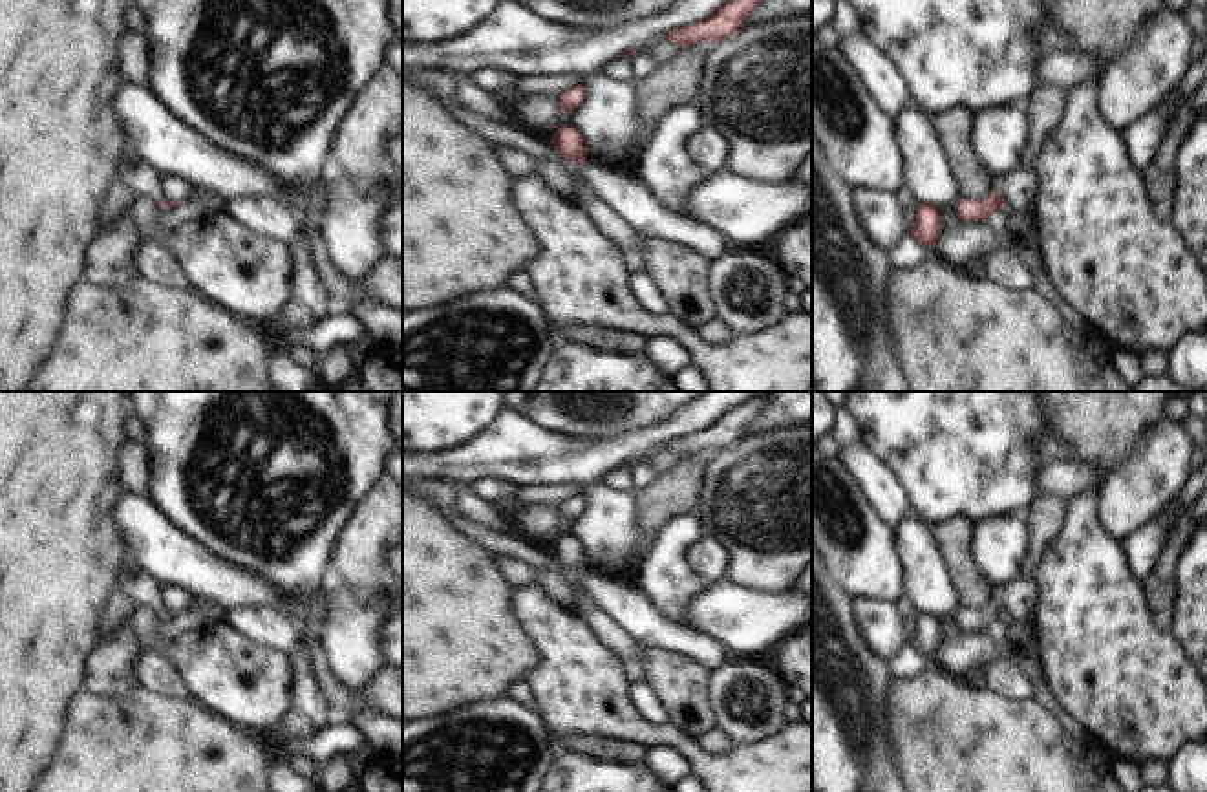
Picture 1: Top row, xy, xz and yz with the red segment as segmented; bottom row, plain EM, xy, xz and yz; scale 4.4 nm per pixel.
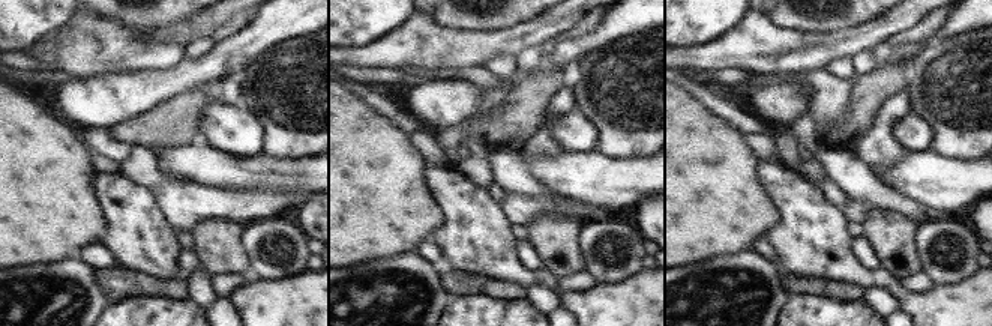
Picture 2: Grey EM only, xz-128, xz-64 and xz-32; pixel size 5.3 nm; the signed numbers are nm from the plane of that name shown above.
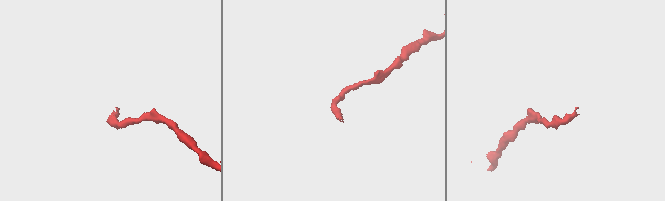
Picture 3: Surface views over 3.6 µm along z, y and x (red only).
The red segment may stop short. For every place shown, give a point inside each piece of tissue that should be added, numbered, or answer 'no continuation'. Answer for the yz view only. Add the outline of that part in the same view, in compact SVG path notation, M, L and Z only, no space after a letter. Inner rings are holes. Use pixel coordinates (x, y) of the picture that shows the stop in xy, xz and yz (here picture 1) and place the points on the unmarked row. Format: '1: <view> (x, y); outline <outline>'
1: yz (1019, 600); outline M1037 567L1031 571L1030 576L1022 576L1013 583L995 587L993 596L1004 609L1006 616L1017 622L1033 624L1039 605Z

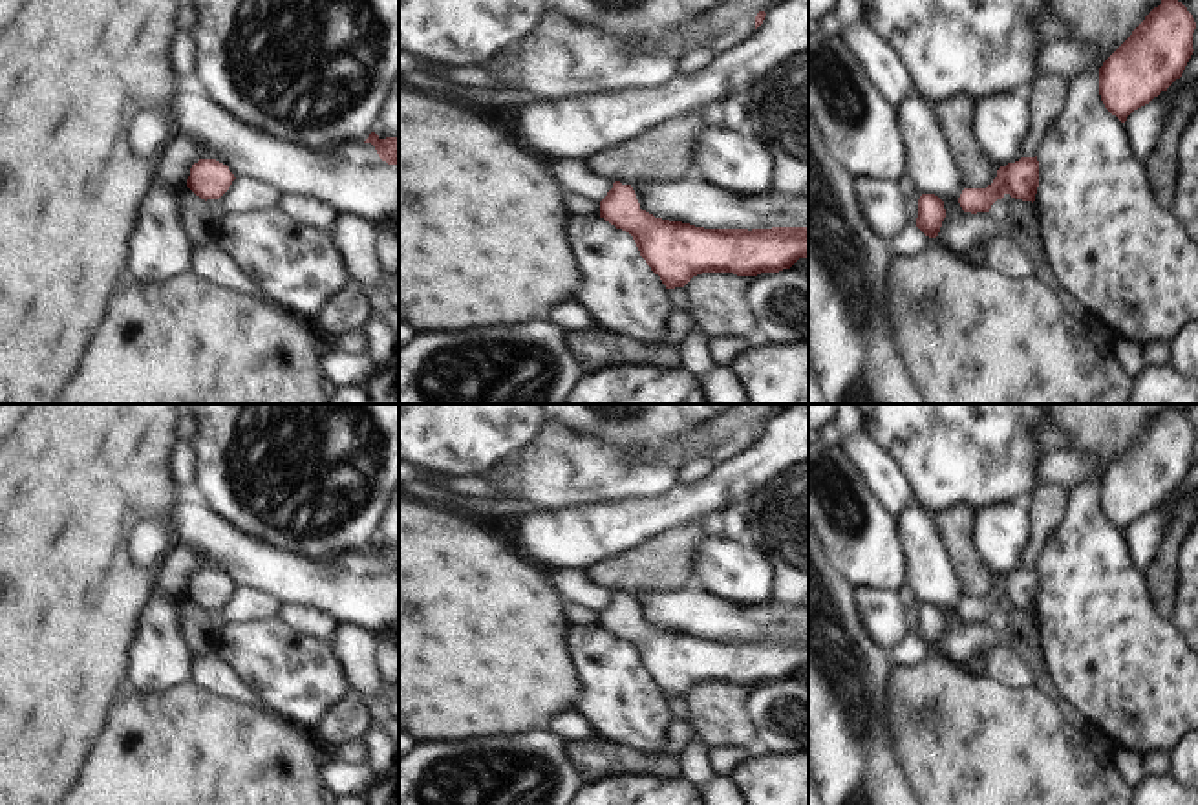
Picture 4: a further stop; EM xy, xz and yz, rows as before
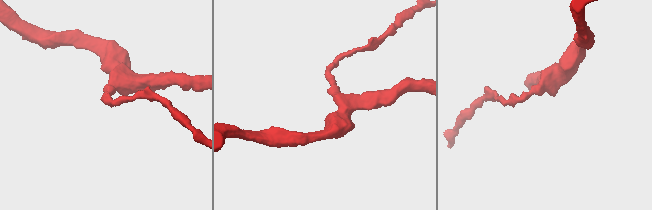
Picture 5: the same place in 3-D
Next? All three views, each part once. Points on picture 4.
no continuation

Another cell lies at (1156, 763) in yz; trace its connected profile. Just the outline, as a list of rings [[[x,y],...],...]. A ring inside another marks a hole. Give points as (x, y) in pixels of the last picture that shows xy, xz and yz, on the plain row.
[[[1149,752],[1143,757],[1147,778],[1163,778],[1171,774],[1171,752]]]

